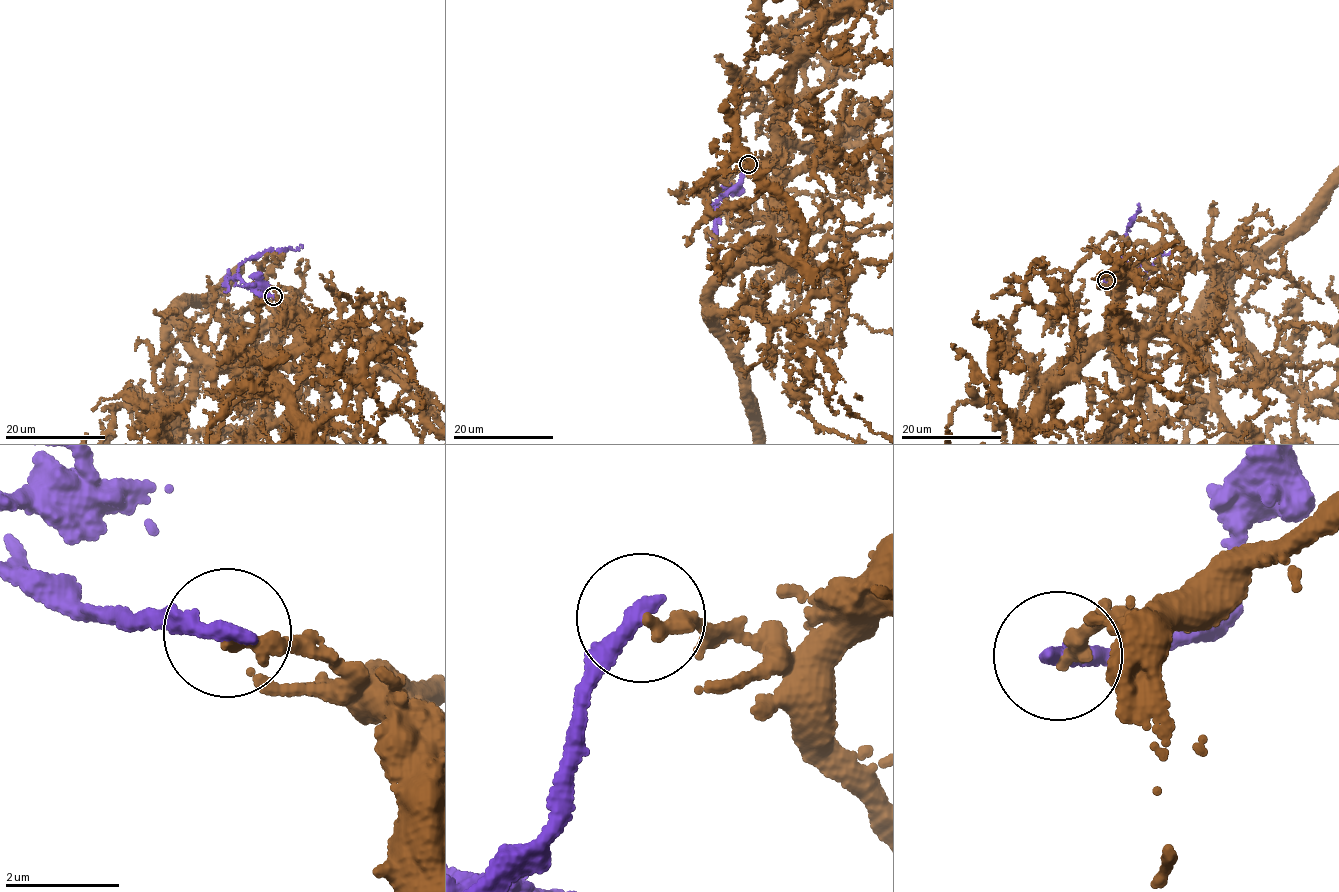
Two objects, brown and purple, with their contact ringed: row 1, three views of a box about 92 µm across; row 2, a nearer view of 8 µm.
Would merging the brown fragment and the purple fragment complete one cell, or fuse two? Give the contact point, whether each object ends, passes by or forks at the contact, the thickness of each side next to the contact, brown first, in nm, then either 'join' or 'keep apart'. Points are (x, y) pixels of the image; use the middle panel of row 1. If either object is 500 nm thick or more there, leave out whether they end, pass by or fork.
(748, 164) | brown ends | purple ends | 260/340 nm | keep apart

